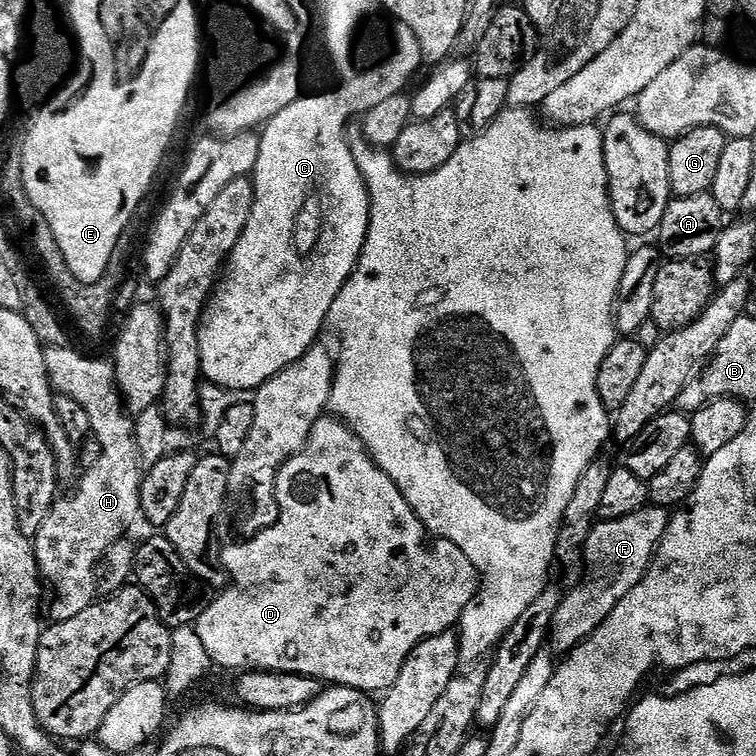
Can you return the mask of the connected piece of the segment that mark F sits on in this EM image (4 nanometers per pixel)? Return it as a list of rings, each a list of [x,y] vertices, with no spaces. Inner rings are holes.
[[[645,506],[626,518],[606,520],[593,527],[582,553],[582,568],[588,573],[584,581],[582,576],[579,583],[565,595],[564,601],[558,606],[558,614],[554,614],[550,644],[557,653],[567,654],[578,647],[608,617],[610,610],[614,610],[614,606],[626,598],[628,591],[648,571],[656,547],[668,528],[669,519],[669,509]]]

